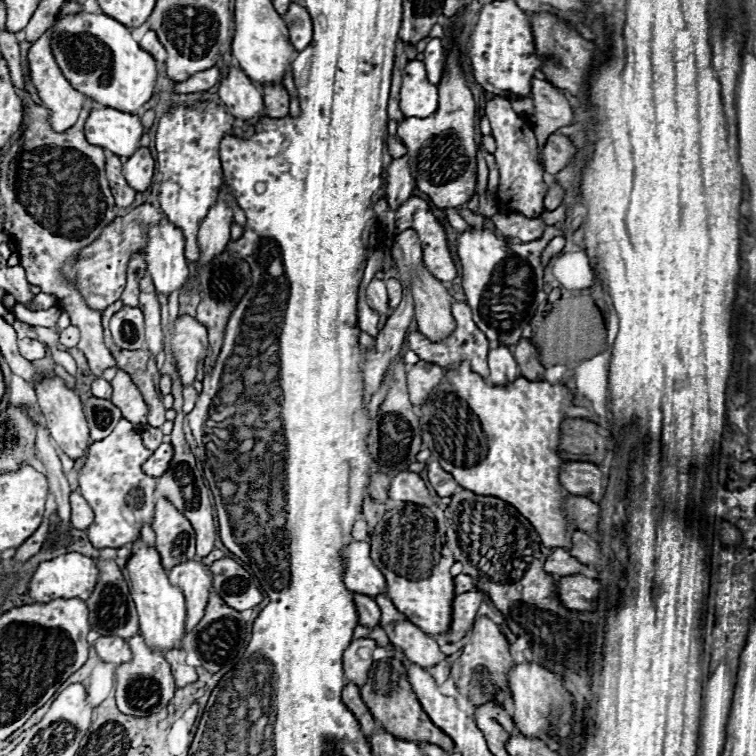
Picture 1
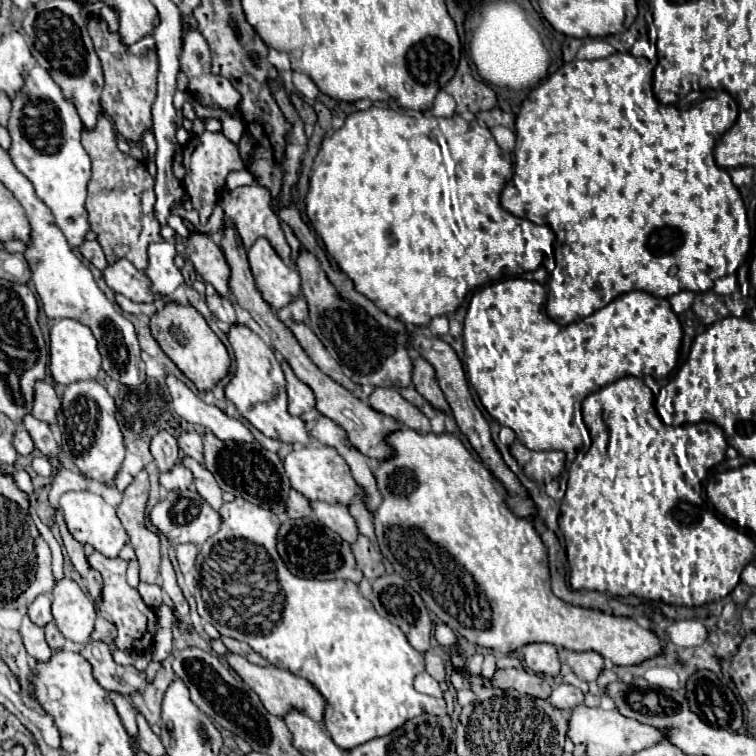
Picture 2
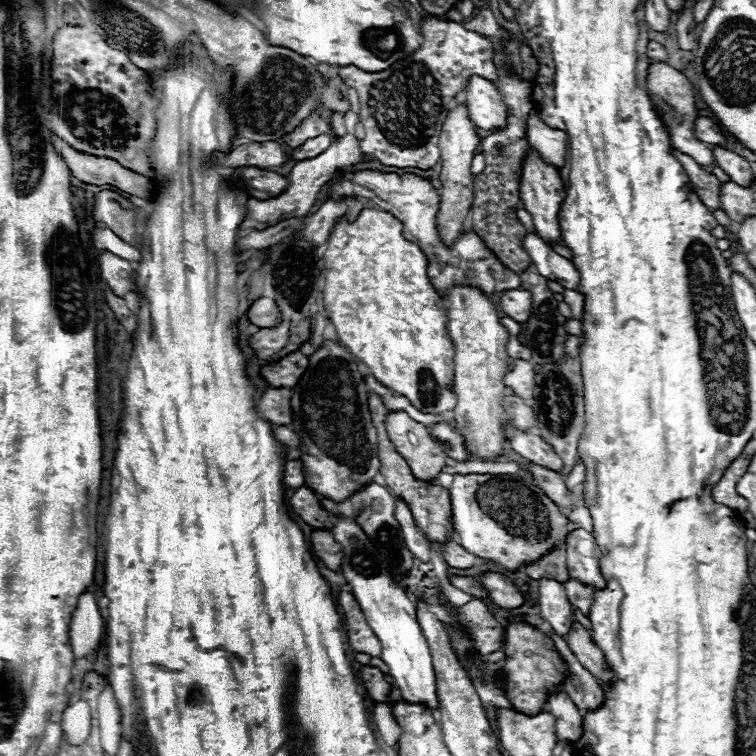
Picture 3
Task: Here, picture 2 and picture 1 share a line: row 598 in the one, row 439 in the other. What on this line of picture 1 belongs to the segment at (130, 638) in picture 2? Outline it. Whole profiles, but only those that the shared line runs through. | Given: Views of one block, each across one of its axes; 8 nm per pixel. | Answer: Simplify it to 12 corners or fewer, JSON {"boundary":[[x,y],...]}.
{"boundary":[[126,418],[88,448],[80,492],[94,548],[152,524],[156,480]]}

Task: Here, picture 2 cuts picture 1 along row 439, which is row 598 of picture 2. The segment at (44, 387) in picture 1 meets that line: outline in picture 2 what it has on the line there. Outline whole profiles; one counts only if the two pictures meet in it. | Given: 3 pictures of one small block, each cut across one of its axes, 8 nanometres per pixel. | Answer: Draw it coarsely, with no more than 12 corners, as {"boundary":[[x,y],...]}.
{"boundary":[[72,578],[56,580],[52,616],[58,630],[86,644],[94,602]]}

